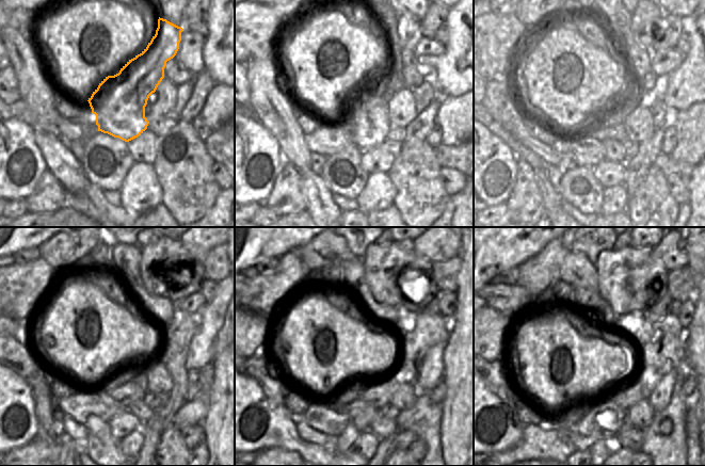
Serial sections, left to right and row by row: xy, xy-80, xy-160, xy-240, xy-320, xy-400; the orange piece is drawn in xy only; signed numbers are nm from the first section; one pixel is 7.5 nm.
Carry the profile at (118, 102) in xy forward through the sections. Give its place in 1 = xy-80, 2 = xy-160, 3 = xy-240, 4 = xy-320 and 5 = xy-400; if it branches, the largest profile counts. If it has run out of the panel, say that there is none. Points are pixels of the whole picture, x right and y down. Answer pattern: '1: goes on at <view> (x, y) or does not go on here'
1: goes on at xy-80 (365, 113)
2: goes on at xy-160 (646, 17)
3: goes on at xy-240 (161, 256)
4: goes on at xy-320 (384, 267)
5: goes on at xy-400 (628, 278)

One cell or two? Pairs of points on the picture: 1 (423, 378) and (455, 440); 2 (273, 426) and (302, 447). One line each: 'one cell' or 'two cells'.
1: two cells
2: one cell

